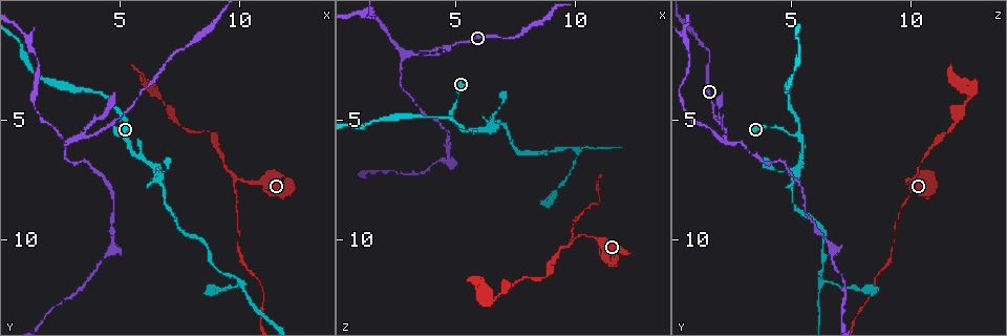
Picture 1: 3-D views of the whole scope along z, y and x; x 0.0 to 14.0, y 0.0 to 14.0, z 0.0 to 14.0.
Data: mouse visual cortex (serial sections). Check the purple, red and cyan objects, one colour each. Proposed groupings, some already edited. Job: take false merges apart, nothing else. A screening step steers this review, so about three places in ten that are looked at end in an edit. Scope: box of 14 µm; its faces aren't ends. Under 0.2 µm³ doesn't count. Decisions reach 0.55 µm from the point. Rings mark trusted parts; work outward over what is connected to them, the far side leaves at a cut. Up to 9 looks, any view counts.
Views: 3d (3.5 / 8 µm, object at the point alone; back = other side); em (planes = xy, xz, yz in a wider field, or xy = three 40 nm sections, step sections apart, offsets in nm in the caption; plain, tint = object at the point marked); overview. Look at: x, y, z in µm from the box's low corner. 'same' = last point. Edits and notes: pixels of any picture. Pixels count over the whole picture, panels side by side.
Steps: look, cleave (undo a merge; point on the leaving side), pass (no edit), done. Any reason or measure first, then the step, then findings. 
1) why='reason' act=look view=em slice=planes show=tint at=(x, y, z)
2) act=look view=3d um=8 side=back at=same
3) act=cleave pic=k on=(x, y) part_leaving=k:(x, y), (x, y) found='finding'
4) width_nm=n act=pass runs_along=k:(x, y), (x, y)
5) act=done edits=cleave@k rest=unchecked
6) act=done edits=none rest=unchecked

why='branch point' act=look view=3d um=3.5 at=(5.2, 5.6, 5.3)

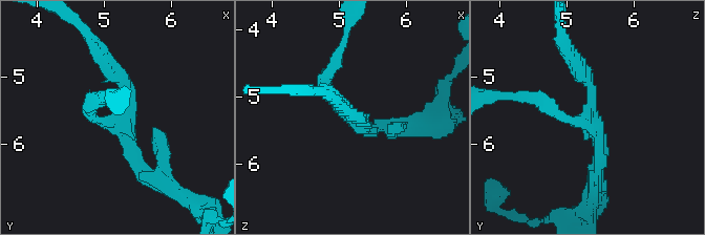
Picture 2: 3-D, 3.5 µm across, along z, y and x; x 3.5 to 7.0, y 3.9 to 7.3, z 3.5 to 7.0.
why='need the tissue' act=look view=em slice=xy step=3 show=tint at=(5.25, 5.75, 5.35)

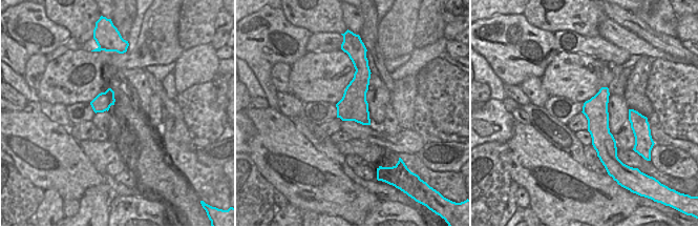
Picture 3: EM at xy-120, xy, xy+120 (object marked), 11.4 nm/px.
act=pass runs_along=2:(95, 101), (88, 116), (121, 126), (156, 180) found='continuous, no second cell'

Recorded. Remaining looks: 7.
why='abrupt turn' act=look view=3d um=3.5 at=(10.0, 11.7, 6.3)

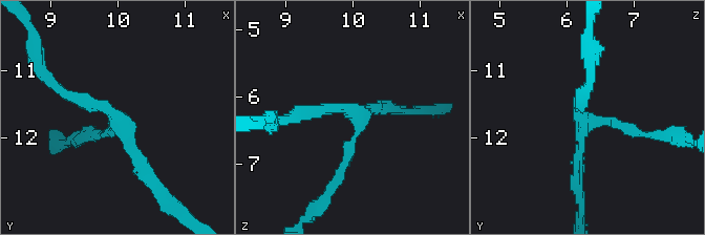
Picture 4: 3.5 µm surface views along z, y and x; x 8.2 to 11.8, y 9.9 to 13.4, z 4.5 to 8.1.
why='need the tissue' act=look view=em slice=xy step=5 show=plain at=(10.05, 11.75, 6.25)

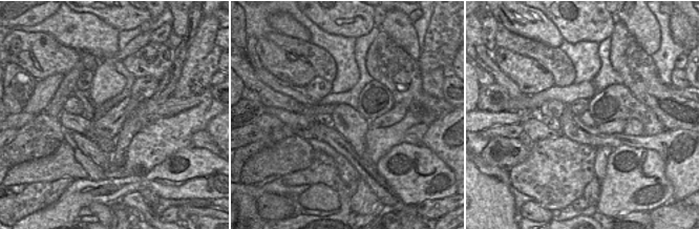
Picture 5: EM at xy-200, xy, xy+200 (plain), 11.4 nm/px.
why='with the object marked' act=look view=em slice=xy step=5 show=tint at=same

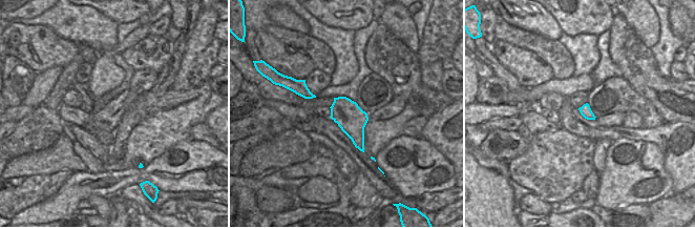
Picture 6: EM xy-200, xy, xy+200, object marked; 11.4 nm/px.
act=pass runs_along=4:(584, 90), (584, 120), (643, 132) found='all the same cell'

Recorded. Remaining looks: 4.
act=look view=3d um=3.5 at=(9.8, 7.4, 10.1)

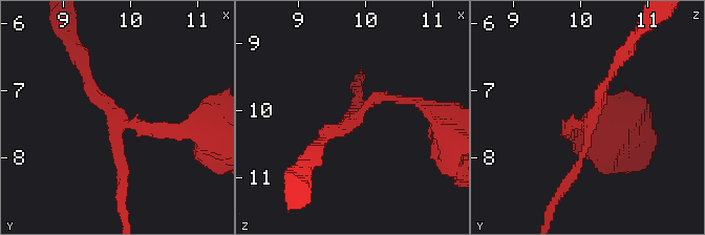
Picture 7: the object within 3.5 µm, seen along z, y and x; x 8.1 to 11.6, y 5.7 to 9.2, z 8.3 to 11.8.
arms=3 arm_widths_nm=150,150,150 act=look view=em slice=xy step=2 show=tint at=(9.85, 7.50, 10.05)

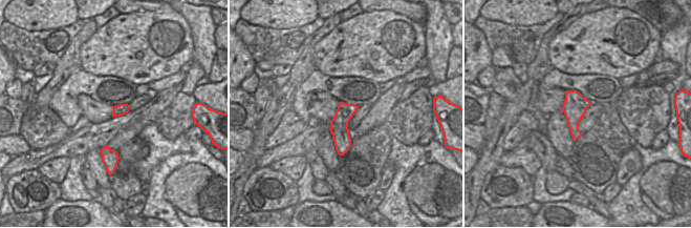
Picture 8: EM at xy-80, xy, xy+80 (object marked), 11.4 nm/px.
act=pass runs_along=8:(341, 104), (340, 151) found='continuous, no second cell'

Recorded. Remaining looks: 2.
act=done edits=none rest=unchecked

